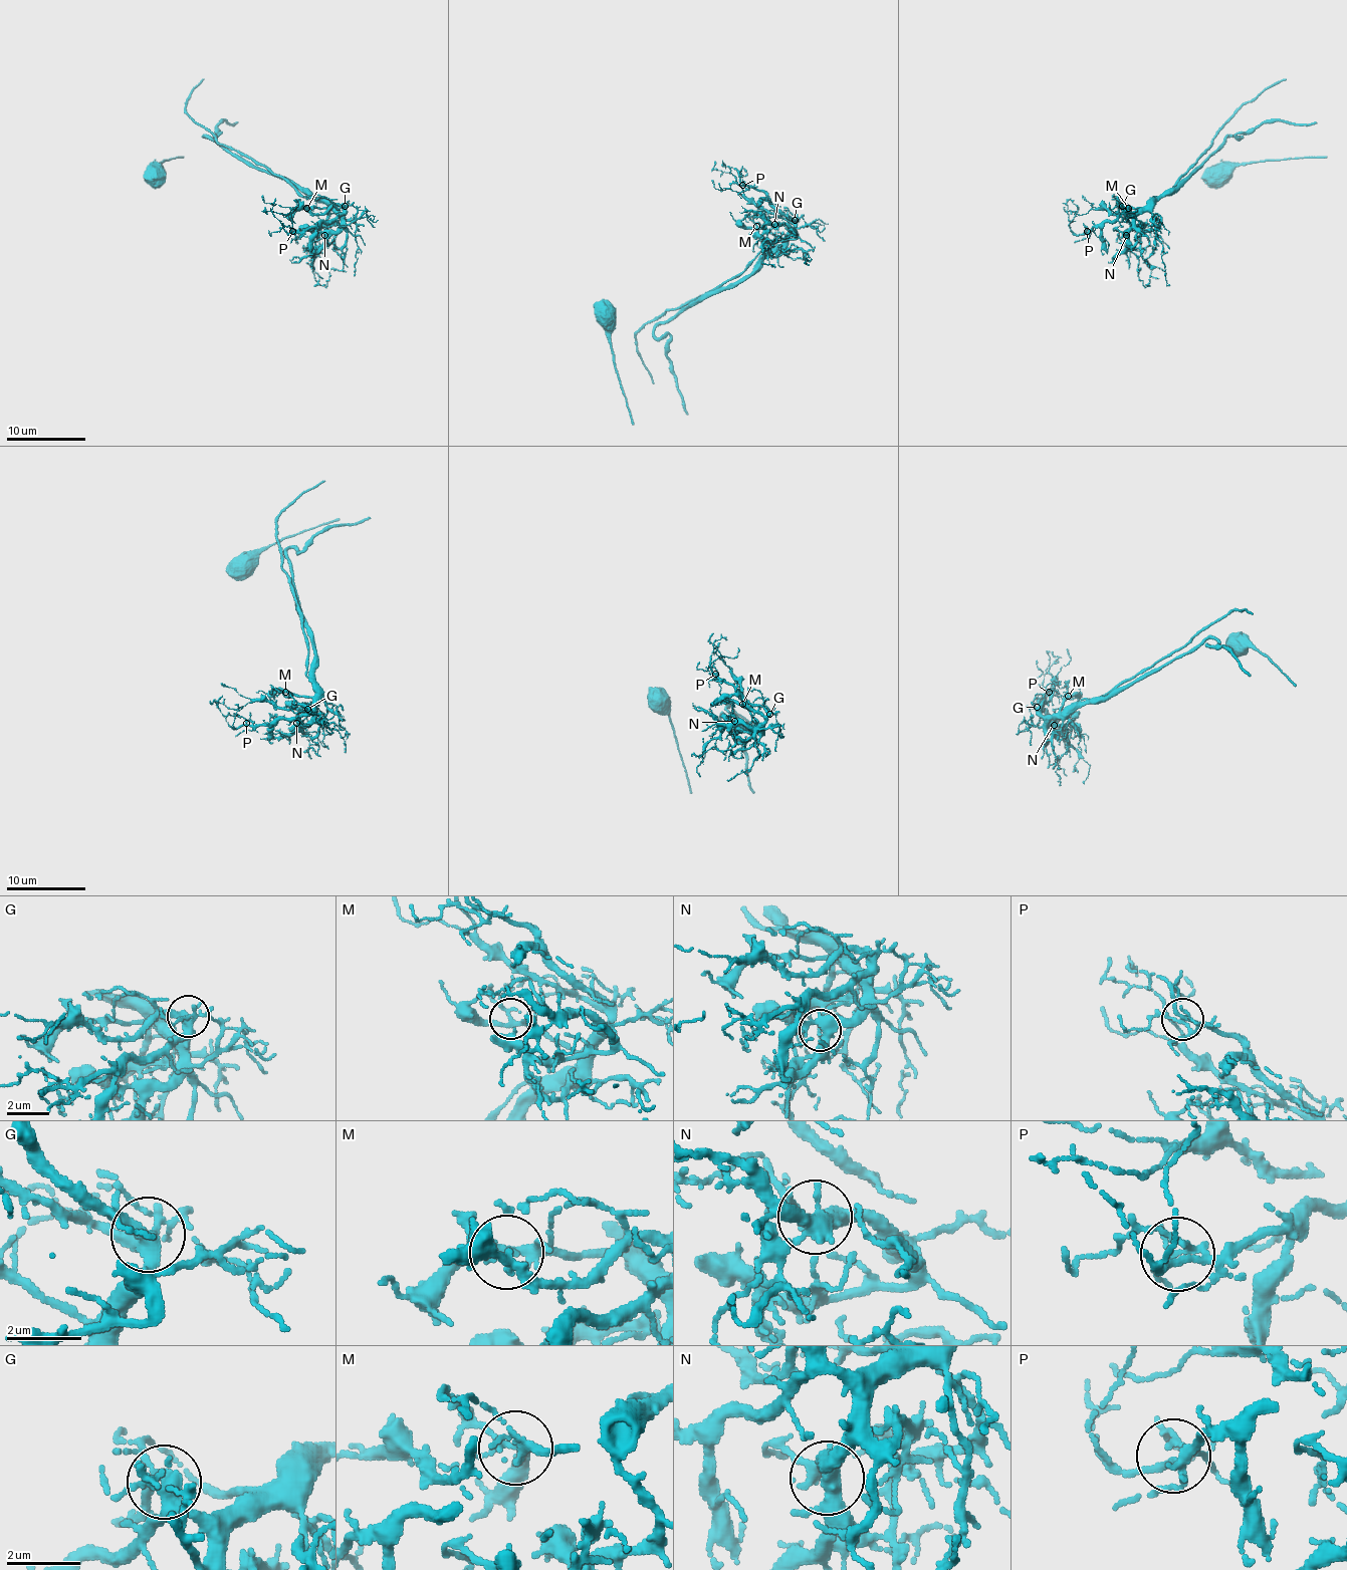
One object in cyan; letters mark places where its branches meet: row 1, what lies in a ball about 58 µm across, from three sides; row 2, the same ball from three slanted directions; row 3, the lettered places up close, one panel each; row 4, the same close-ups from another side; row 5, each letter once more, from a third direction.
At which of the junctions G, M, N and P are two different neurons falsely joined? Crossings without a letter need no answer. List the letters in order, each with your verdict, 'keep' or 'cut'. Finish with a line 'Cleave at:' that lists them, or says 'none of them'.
G: keep
M: keep
N: keep
P: keep
Cleave at: none of them

